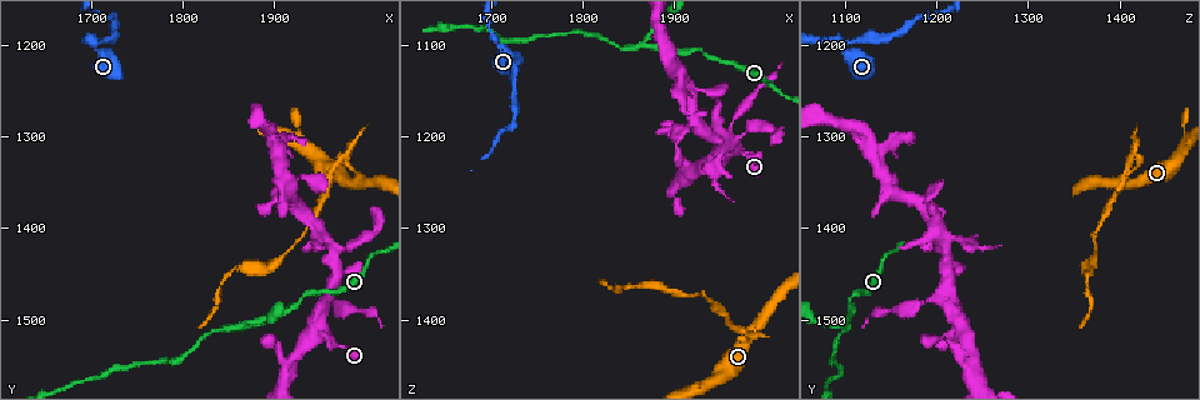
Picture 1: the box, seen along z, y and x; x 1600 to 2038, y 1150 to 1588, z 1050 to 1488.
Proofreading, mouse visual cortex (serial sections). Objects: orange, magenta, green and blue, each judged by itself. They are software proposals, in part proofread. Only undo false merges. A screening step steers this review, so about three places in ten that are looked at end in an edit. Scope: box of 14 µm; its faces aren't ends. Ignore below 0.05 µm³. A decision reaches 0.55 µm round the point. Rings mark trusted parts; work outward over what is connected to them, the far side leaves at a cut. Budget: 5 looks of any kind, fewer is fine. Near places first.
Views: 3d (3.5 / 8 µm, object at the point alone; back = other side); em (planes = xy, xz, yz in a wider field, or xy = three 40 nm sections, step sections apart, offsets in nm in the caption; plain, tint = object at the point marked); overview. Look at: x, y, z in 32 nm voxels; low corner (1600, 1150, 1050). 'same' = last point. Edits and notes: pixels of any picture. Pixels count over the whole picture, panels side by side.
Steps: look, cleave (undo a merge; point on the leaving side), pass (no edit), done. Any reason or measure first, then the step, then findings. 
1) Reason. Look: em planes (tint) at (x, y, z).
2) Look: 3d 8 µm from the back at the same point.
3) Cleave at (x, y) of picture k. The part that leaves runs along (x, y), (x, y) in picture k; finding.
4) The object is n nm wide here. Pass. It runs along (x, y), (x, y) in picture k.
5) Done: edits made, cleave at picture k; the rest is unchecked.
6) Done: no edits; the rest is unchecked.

Two arms in line, one across. Look: 3d 8 µm at (1865, 1505, 1100).

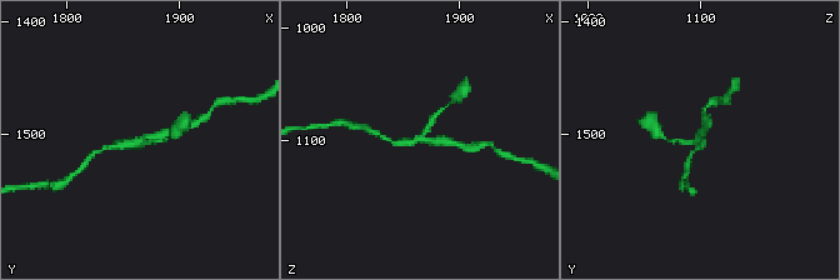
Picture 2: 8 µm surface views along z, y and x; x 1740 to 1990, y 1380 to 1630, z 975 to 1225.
3 arms meet here; the arms are 150, 200, 200 nm wide. Look: em xy step 5 (tint) at (1866, 1506, 1102).

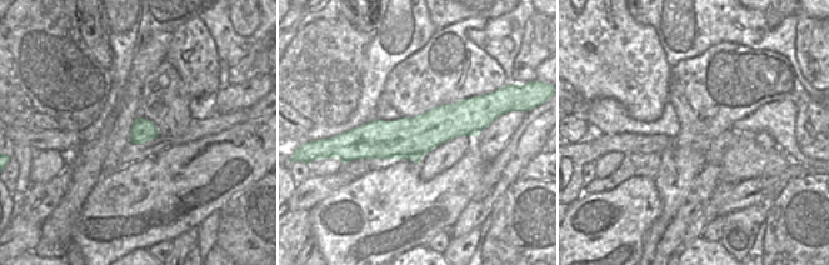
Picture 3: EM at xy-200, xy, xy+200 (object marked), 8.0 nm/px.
Pass. It runs along (174, 129), (141, 141), (105, 148) in picture 2; continuous, no second cell.

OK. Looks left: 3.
Two arms in line, one across. Look: 3d 3.5 µm from the back at (1995, 1350, 1405).

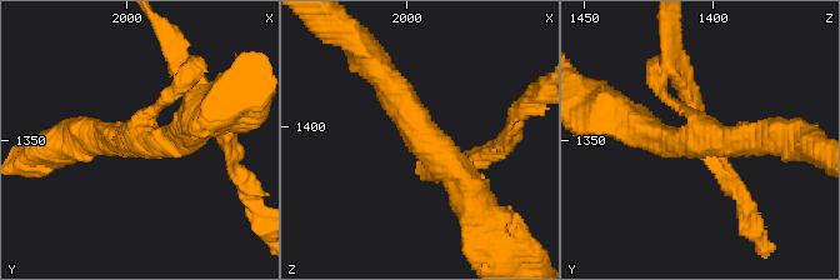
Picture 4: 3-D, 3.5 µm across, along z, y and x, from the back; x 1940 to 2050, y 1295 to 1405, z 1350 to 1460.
3 arms meet here; the arms are 200, 350, 350 nm wide. Look: em xy step 5 (tint) at (1992, 1349, 1405).

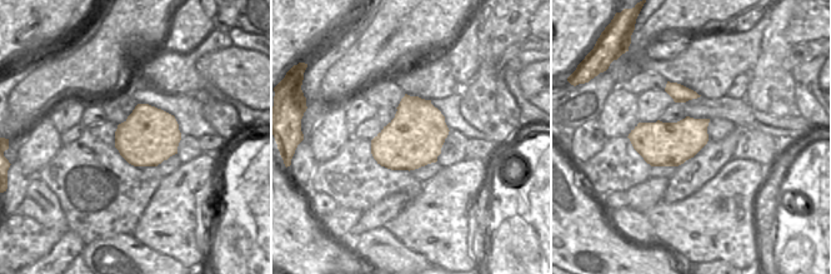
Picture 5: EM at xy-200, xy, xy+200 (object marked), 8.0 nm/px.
Cleave at (481, 150) of picture 4. A second cell is stuck on.

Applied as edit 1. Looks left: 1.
Done: edits made, cleave at picture 4; the rest is unchecked.

